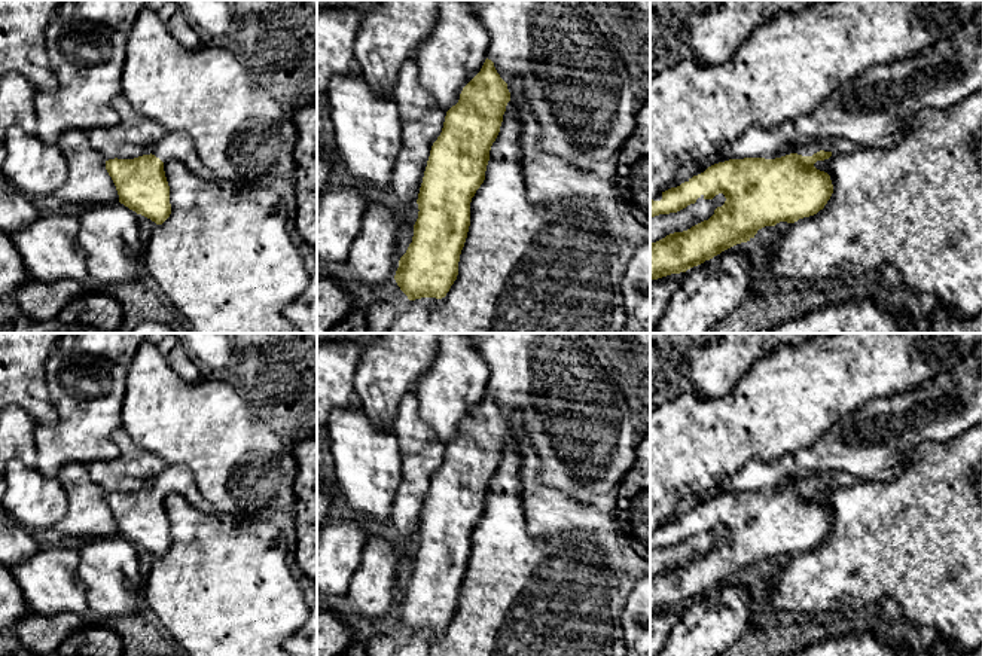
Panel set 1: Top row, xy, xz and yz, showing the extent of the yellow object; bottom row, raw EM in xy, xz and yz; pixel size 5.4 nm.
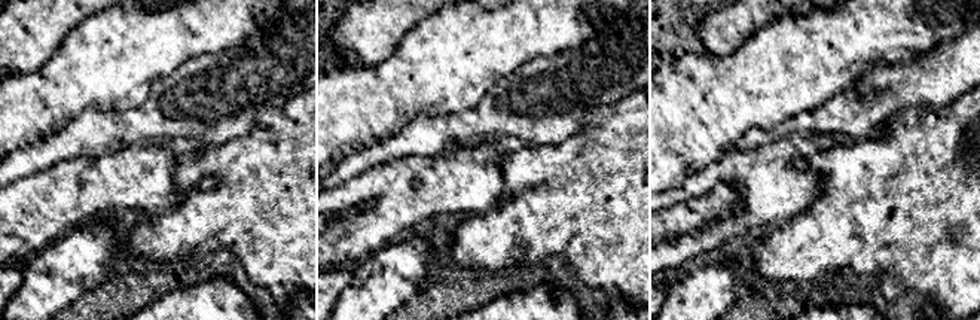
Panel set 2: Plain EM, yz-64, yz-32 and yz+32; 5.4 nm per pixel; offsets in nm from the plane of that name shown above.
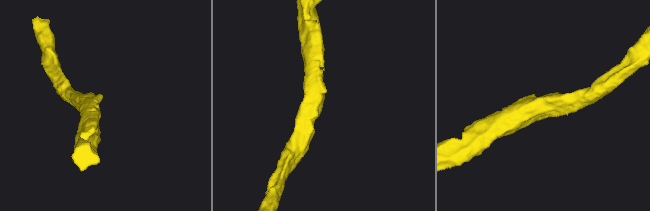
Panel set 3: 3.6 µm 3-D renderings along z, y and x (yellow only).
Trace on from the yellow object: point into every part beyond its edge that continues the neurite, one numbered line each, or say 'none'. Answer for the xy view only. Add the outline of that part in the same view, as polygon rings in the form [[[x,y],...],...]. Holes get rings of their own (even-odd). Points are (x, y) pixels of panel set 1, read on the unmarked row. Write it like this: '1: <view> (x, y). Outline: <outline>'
1: xy (179, 479). Outline: [[[167,466],[155,479],[152,488],[159,491],[164,497],[171,492],[180,494],[201,512],[211,510],[211,506],[198,489],[190,469],[184,466]]]

